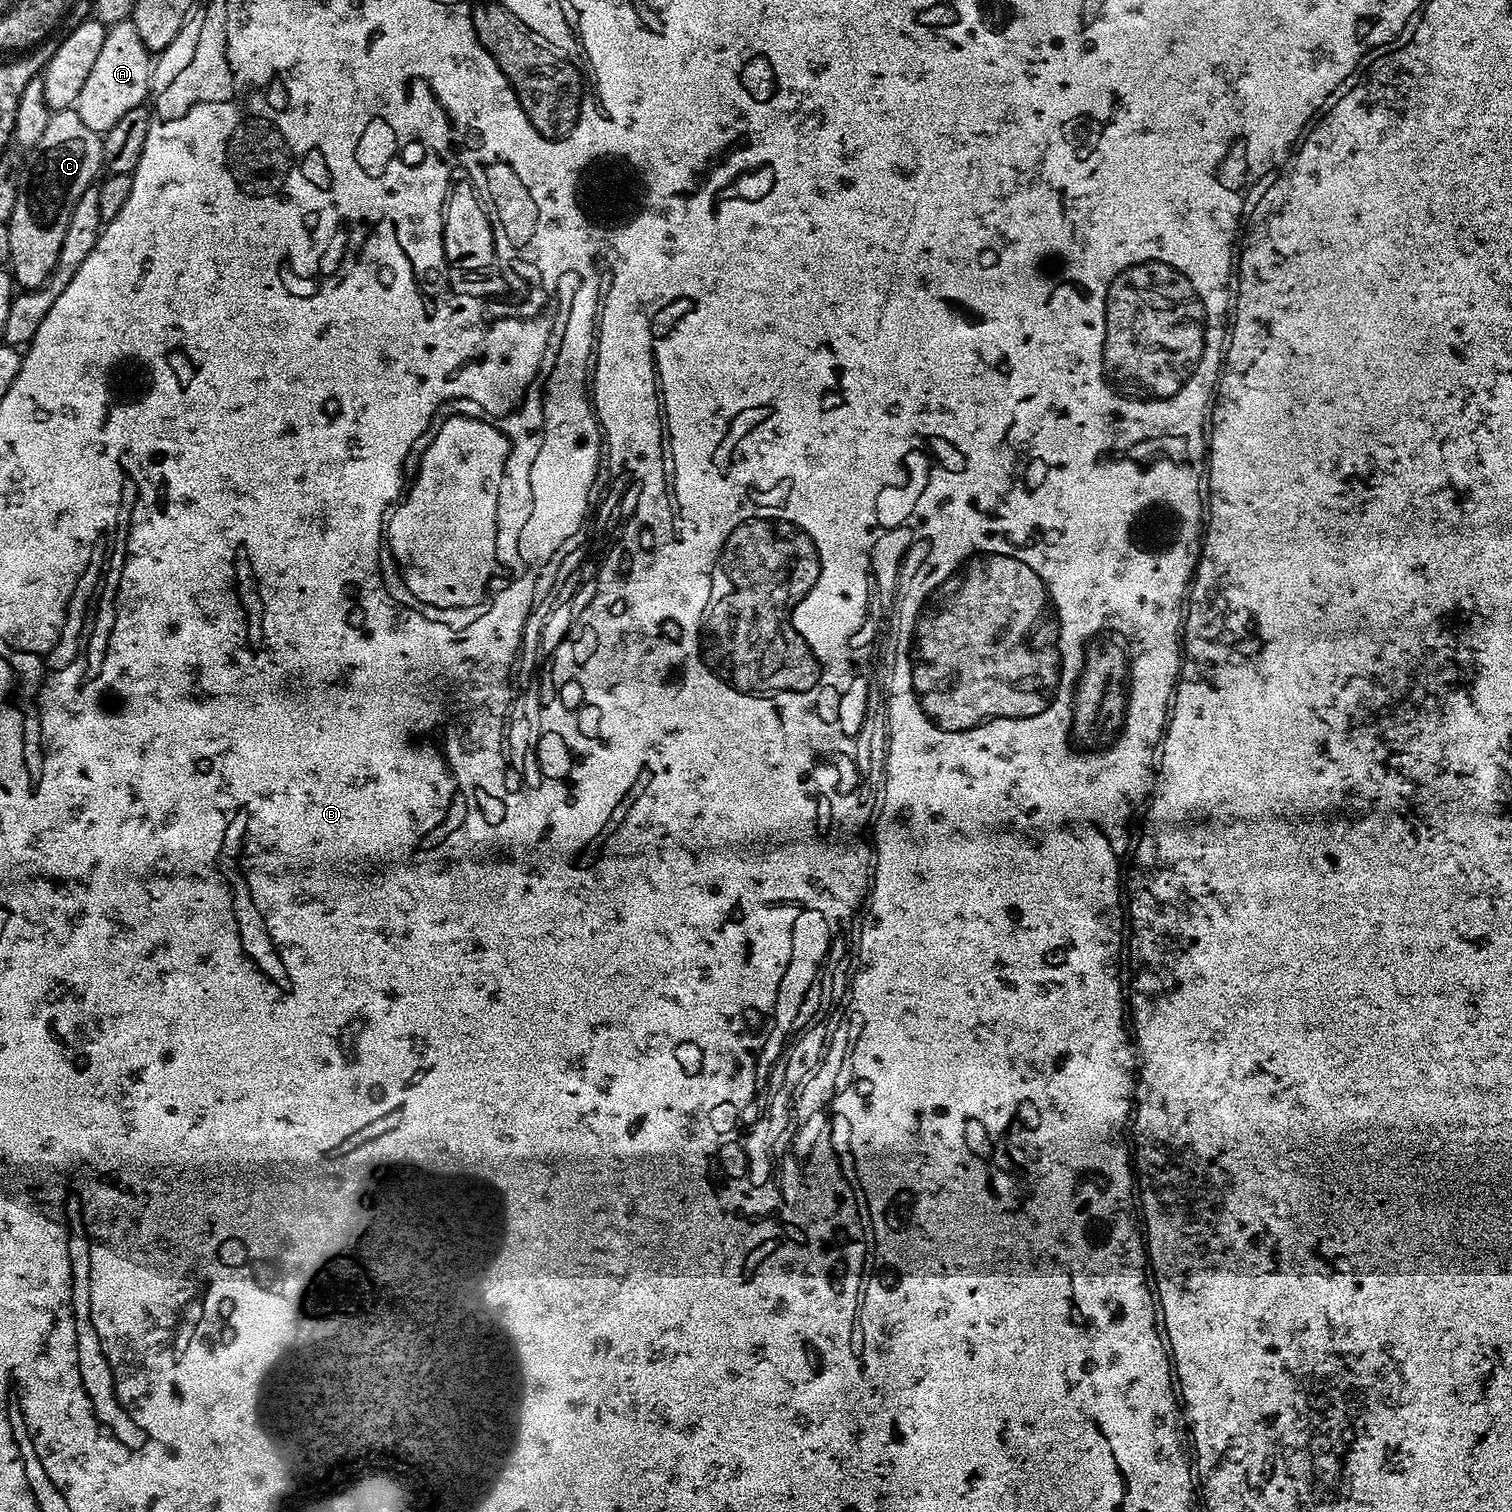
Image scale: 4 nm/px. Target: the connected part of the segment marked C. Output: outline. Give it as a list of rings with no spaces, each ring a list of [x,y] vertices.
[[[75,107],[62,108],[53,111],[50,122],[46,122],[42,138],[38,138],[30,155],[32,157],[29,160],[27,157],[26,167],[22,172],[18,202],[14,202],[14,214],[7,222],[10,234],[7,259],[10,261],[10,271],[15,283],[24,290],[41,288],[52,275],[58,262],[58,254],[62,250],[62,238],[66,238],[66,226],[70,226],[70,214],[74,214],[78,198],[82,198],[82,194],[86,194],[86,190],[97,183],[104,168],[104,142],[101,133],[90,130],[90,126],[86,126],[86,122],[78,118]]]

